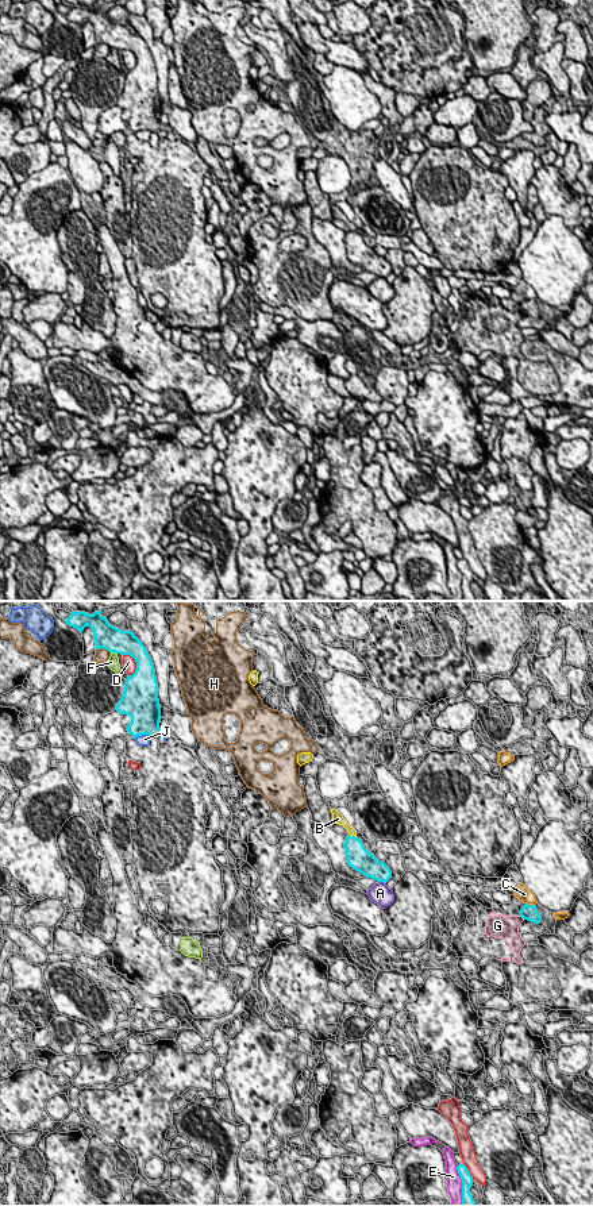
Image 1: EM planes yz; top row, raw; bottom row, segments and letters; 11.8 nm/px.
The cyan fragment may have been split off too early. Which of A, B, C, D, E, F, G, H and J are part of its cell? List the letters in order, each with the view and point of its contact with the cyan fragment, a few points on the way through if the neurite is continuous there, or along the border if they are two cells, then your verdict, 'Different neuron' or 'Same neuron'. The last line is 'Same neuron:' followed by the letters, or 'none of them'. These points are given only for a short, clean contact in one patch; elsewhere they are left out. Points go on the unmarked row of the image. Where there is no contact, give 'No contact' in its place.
A: Touches cyan at yz (382, 276). Different neuron
B: Touches cyan at yz (353, 231). Boundary: yz (350, 230), (355, 232). Different neuron
C: Touches cyan at yz (530, 300). Different neuron
D: Touches cyan at yz (135, 56). Different neuron
E: Touches cyan at yz (462, 581). Different neuron
F: Touches cyan at yz (114, 46). Different neuron
G: Touches cyan at yz (523, 312). Different neuron
H: Touches cyan at yz (103, 42). Different neuron
J: Touches cyan at yz (142, 128). Different neuron
Same neuron: none of them

